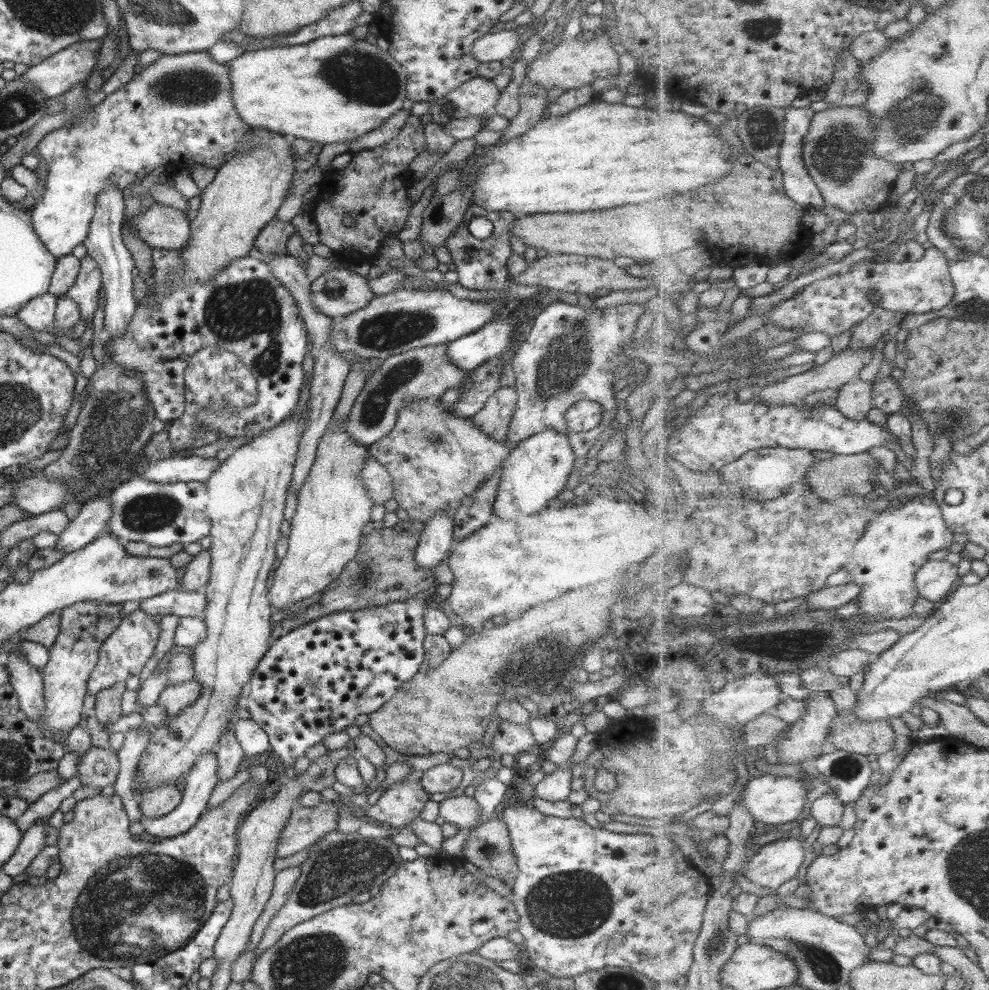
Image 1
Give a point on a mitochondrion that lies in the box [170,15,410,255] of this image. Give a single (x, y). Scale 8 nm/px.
(360, 75)

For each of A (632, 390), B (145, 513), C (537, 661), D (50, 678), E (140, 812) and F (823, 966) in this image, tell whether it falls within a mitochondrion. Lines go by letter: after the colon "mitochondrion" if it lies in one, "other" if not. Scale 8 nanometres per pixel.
A: other
B: mitochondrion
C: mitochondrion
D: other
E: other
F: mitochondrion

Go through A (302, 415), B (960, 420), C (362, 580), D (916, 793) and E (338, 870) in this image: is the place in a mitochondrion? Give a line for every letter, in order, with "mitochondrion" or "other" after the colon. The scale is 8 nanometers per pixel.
A: other
B: mitochondrion
C: mitochondrion
D: other
E: mitochondrion

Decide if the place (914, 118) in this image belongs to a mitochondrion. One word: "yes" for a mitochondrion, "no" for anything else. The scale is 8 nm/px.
yes

